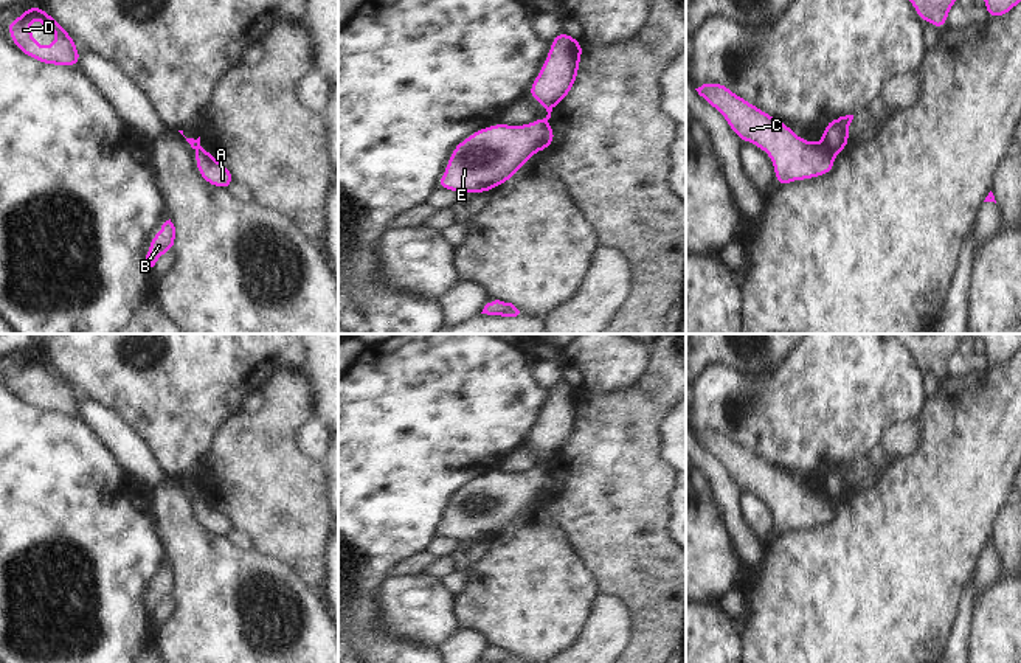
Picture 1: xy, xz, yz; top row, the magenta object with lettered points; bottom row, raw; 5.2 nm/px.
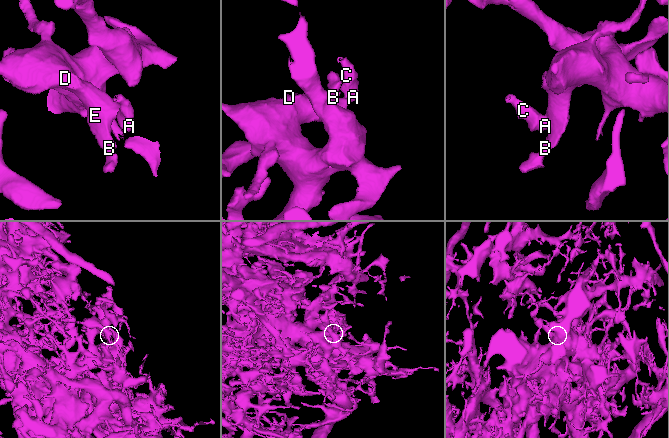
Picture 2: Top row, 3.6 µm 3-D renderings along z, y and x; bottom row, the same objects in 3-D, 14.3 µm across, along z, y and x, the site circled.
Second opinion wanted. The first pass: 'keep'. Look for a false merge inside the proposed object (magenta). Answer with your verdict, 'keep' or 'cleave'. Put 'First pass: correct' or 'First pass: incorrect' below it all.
cleave
First pass: incorrect

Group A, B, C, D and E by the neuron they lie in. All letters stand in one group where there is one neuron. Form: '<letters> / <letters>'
A C / B D E

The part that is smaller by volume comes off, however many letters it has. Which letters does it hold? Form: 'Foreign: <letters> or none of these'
Foreign: A, C

